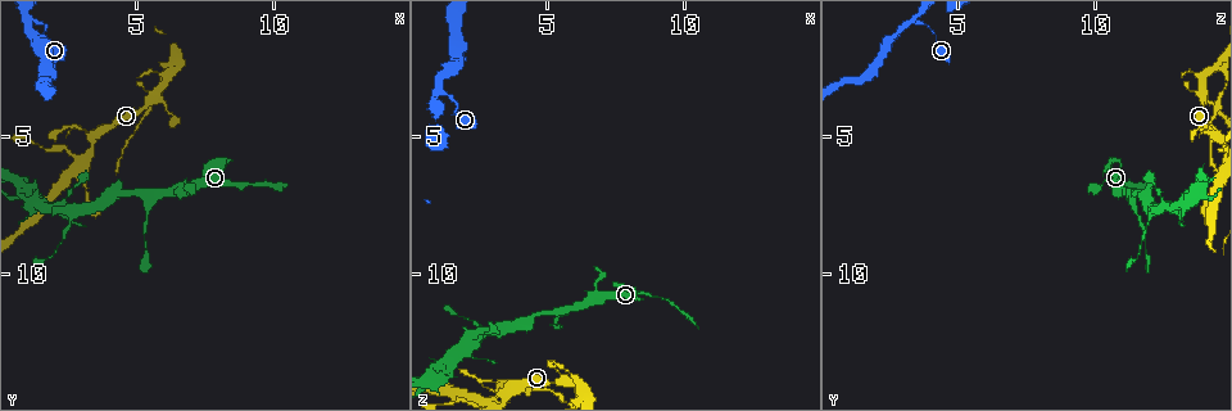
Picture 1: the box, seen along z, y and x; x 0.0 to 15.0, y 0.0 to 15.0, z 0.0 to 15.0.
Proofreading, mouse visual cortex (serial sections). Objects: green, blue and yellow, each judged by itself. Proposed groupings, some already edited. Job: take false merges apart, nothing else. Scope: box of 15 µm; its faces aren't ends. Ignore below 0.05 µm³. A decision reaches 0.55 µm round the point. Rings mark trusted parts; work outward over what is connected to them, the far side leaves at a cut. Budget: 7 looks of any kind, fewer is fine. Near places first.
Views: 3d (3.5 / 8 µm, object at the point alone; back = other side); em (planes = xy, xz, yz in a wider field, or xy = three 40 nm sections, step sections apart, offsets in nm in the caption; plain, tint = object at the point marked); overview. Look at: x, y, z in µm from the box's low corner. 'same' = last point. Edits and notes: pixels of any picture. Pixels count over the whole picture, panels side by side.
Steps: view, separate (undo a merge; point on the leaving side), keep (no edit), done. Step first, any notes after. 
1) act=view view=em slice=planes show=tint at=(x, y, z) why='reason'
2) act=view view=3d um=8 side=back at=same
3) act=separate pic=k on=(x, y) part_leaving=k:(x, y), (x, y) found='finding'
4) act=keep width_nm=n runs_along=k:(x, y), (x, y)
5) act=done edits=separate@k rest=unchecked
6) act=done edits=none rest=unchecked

act=view view=3d um=3.5 at=(1.8, 0.9, 3.9) why='abrupt turn'

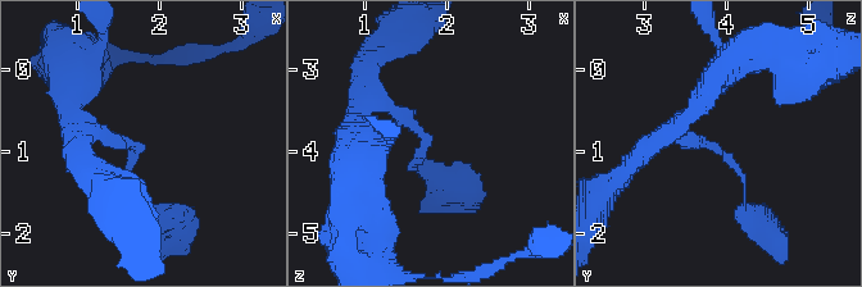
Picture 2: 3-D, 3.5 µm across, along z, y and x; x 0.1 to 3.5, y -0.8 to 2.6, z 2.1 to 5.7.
act=view view=em slice=xy step=1 show=tint at=(1.75, 1.00, 3.90) arm_widths_nm=100,200 why='now the EM'

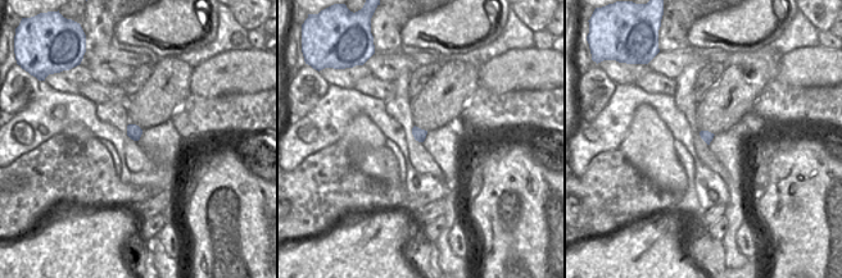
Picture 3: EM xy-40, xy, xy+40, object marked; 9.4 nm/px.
act=keep runs_along=2:(748, 213), (744, 181), (721, 150), (666, 135) found='continuous, no second cell'

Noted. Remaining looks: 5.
act=view view=3d um=8 at=(5.5, 3.5, 14.0)

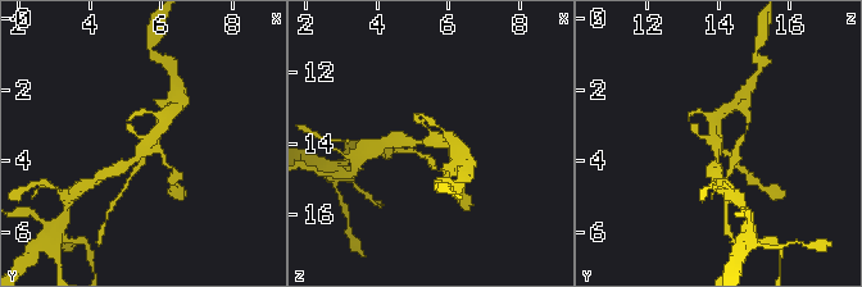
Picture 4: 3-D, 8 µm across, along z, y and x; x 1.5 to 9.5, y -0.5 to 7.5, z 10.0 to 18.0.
act=view view=em slice=xy step=2 show=tint at=(5.6, 3.5, 13.9) why='now the EM'

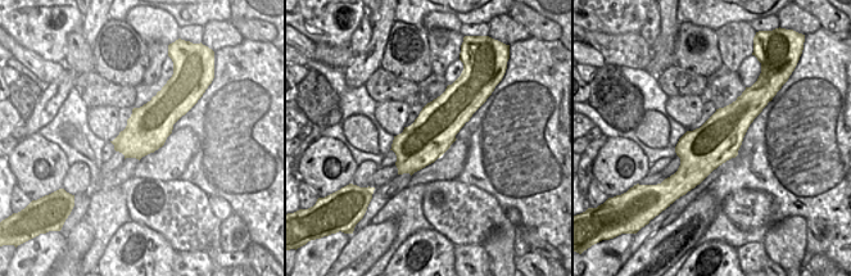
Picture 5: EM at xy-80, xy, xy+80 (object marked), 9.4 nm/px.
act=keep runs_along=4:(117, 168), (130, 163), (171, 117) found='continuous, no second cell'

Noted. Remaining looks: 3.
act=view view=3d um=3.5 at=(5.6, 7.2, 11.4) why='three arms meet'

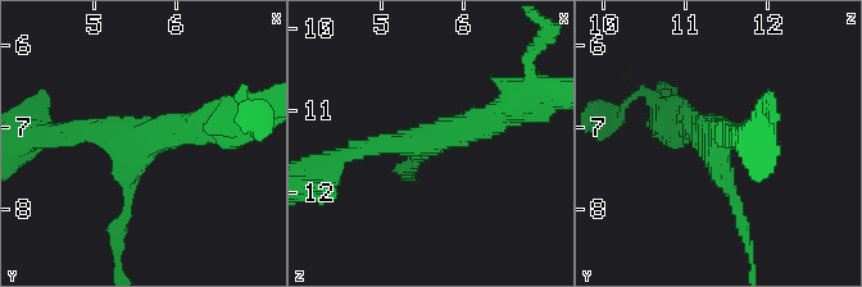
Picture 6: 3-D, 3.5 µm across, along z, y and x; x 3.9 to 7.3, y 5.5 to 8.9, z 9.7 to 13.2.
act=view view=em slice=xy step=2 show=tint at=(5.65, 7.15, 11.30) arms=3 arm_widths_nm=150,250,350

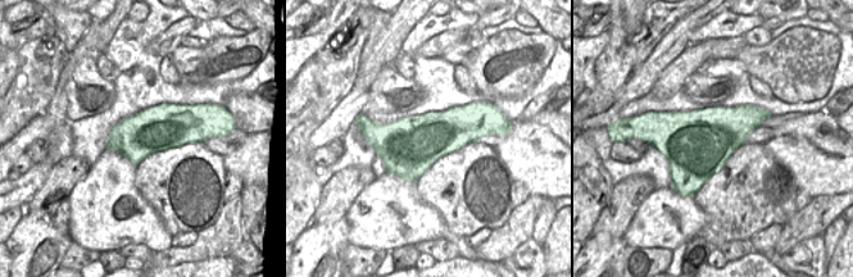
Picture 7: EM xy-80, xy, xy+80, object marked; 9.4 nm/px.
act=view view=em slice=xy step=5 show=tint at=same

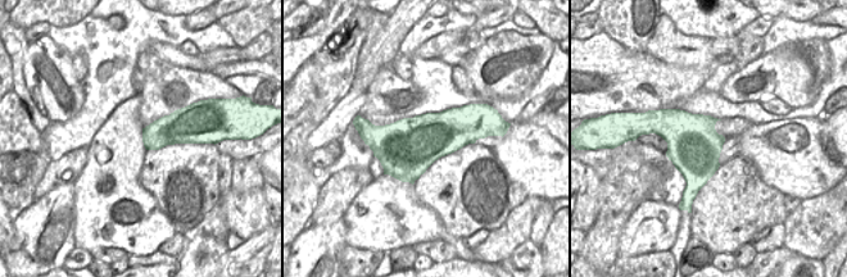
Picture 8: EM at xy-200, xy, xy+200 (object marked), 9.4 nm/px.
act=keep runs_along=6:(513, 105), (434, 139), (352, 151) found='all the same cell'

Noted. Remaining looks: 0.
act=done edits=none rest=unchecked

